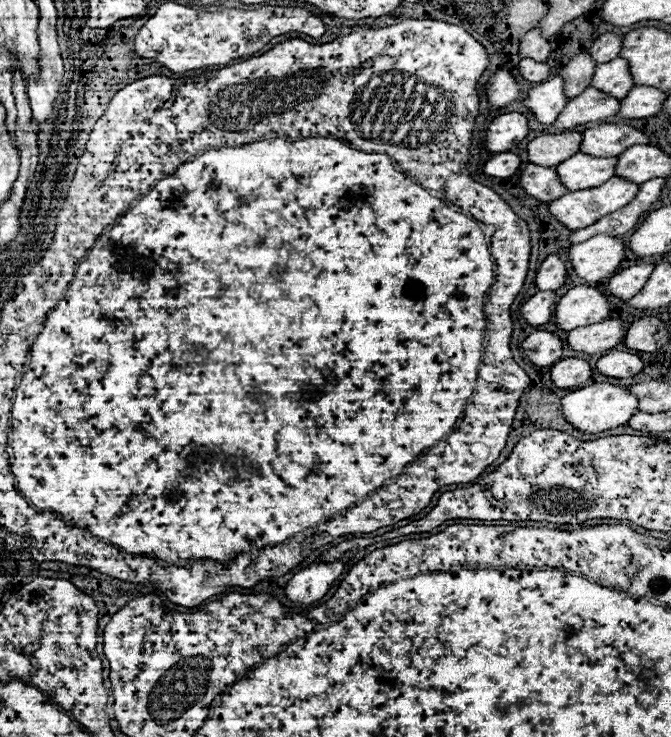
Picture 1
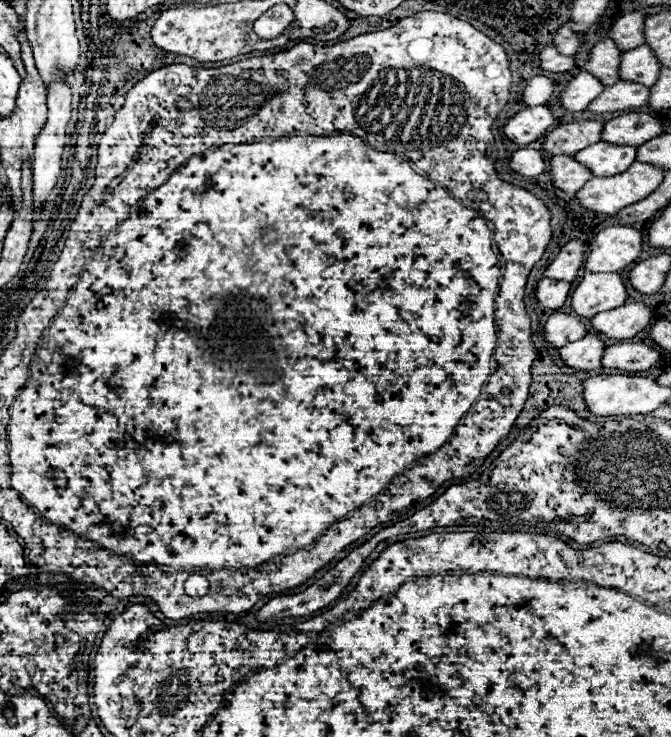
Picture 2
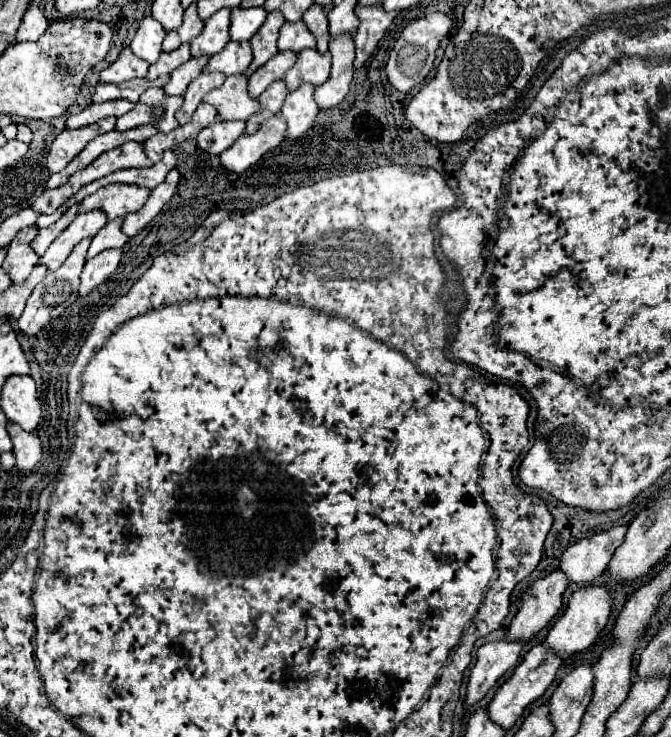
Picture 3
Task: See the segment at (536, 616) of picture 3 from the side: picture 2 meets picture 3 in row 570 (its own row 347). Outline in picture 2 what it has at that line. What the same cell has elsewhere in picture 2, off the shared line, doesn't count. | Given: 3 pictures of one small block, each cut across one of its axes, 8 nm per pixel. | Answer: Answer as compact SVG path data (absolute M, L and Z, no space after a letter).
M554 312L544 326L544 338L554 348L562 348L564 344L580 340L582 336L586 336L586 326L576 316L562 312Z

